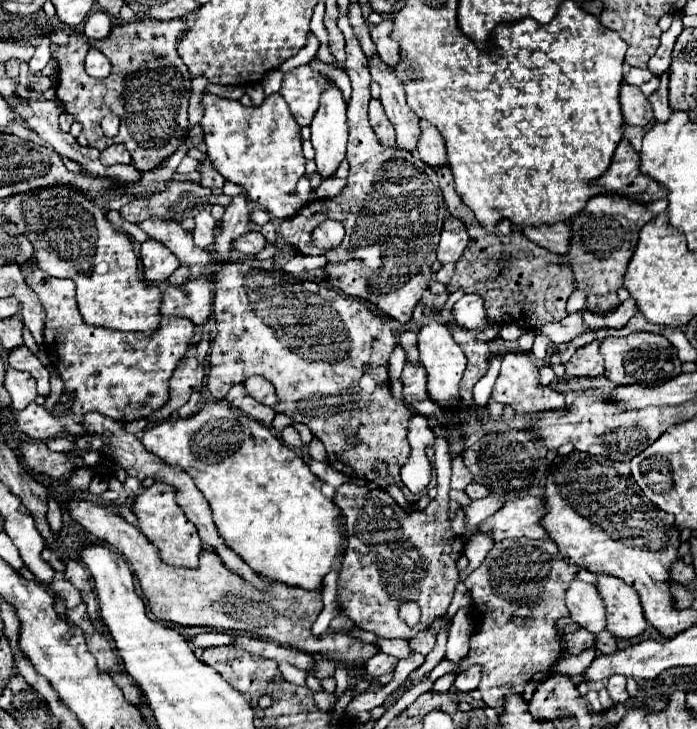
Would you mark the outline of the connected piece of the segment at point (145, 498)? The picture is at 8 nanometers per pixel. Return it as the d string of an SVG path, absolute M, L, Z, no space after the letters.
M154 483L150 489L144 489L142 493L136 495L134 501L134 513L140 521L140 531L148 535L148 539L160 549L160 557L168 565L178 565L178 567L198 567L198 555L202 547L202 541L198 537L198 531L194 523L188 521L180 505L176 505L176 489L166 483Z

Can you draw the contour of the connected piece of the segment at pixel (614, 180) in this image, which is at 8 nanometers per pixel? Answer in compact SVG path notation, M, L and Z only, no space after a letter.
M622 139L614 151L608 171L602 177L594 179L592 183L602 187L606 193L630 197L632 201L640 201L640 203L664 199L666 189L660 183L654 183L650 177L644 177L642 173L638 173L638 163L640 163L638 153L632 149L628 141Z

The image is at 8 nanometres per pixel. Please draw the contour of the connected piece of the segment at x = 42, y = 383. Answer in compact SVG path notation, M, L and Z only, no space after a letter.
M26 345L10 349L8 351L8 363L10 363L10 367L14 367L18 371L28 371L36 379L40 395L50 393L50 373Z

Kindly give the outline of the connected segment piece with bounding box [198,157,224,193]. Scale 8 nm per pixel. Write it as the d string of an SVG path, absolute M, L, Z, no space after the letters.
M208 157L198 163L198 173L200 173L200 183L202 185L210 187L214 193L220 193L220 189L224 185L224 177L218 175L218 171L212 167L212 163L208 161Z

